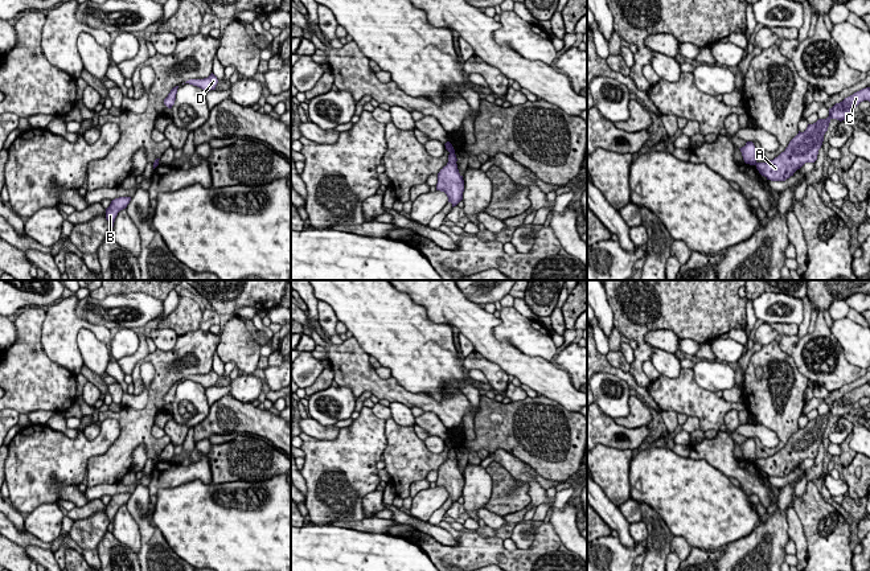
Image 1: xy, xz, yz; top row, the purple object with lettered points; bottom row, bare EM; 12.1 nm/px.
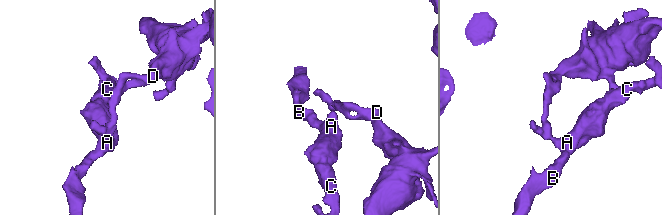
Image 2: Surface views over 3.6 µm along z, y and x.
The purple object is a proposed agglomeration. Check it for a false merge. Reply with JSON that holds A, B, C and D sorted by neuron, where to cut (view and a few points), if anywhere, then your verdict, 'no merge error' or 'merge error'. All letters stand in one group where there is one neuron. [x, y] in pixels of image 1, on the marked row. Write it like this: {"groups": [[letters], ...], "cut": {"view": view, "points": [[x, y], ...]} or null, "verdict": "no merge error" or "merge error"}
{"groups": [["A", "B", "C"], ["D"]], "cut": {"view": "xz", "points": [[450, 152], [454, 153]]}, "verdict": "merge error"}

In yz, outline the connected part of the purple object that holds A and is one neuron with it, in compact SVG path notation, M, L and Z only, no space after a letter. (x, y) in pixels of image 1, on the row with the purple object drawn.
M870 87L862 89L845 98L842 102L836 103L829 108L829 116L826 119L818 119L816 123L808 124L804 132L799 131L799 133L789 141L785 151L773 160L756 163L755 165L759 173L771 181L785 181L805 163L814 163L830 120L845 120L863 100L870 102Z

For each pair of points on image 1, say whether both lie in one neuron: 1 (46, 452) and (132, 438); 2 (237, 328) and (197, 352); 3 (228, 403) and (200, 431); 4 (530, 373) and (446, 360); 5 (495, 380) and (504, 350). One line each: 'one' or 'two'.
1: two
2: two
3: one
4: two
5: two

